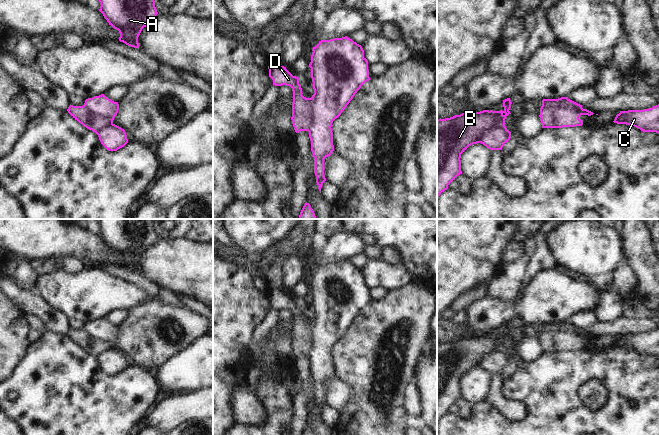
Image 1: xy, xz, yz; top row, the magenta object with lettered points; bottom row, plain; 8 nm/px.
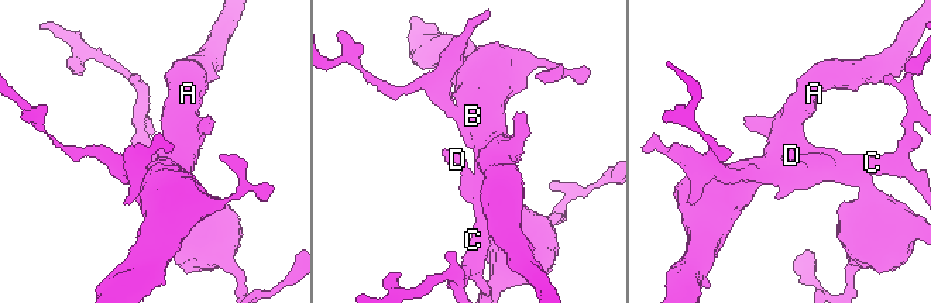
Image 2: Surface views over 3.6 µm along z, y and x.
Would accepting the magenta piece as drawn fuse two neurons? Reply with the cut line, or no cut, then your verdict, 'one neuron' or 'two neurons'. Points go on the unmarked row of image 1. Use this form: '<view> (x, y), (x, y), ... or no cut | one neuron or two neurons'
xy (83, 329), (90, 337), (108, 342), (112, 347) | two neurons

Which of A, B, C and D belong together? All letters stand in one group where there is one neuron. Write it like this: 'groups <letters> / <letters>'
groups A B C / D

